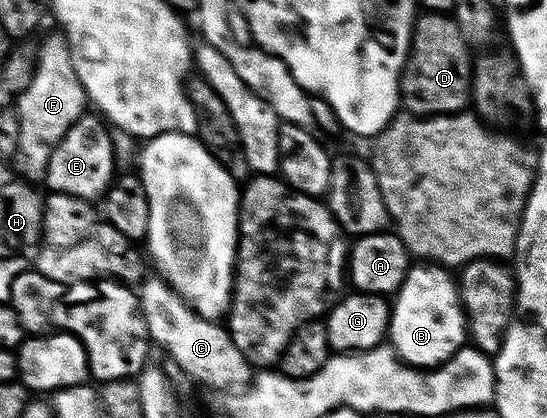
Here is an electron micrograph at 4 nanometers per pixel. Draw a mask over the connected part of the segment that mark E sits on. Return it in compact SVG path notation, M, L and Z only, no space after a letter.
M86 114L75 121L71 130L57 145L47 162L43 183L49 192L71 194L90 202L96 196L104 197L114 183L113 176L113 140L109 137L110 129L106 121L97 114Z

